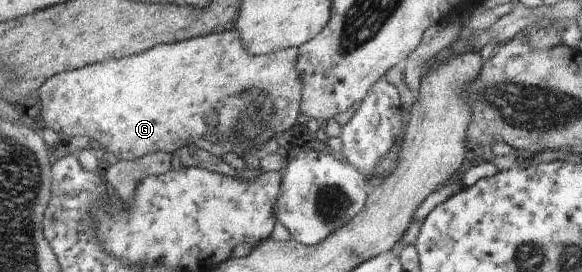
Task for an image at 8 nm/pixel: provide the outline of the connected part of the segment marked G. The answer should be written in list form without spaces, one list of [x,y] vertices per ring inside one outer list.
[[[236,30],[158,44],[139,54],[107,59],[77,70],[60,72],[47,79],[39,89],[38,99],[42,109],[36,120],[41,116],[44,128],[54,129],[66,137],[88,135],[95,147],[108,150],[119,160],[138,159],[157,151],[172,154],[188,144],[194,144],[215,156],[234,152],[242,157],[244,153],[255,150],[262,153],[265,144],[276,133],[288,131],[300,115],[302,84],[295,66],[297,55],[298,48],[261,56],[250,55],[242,47]]]

